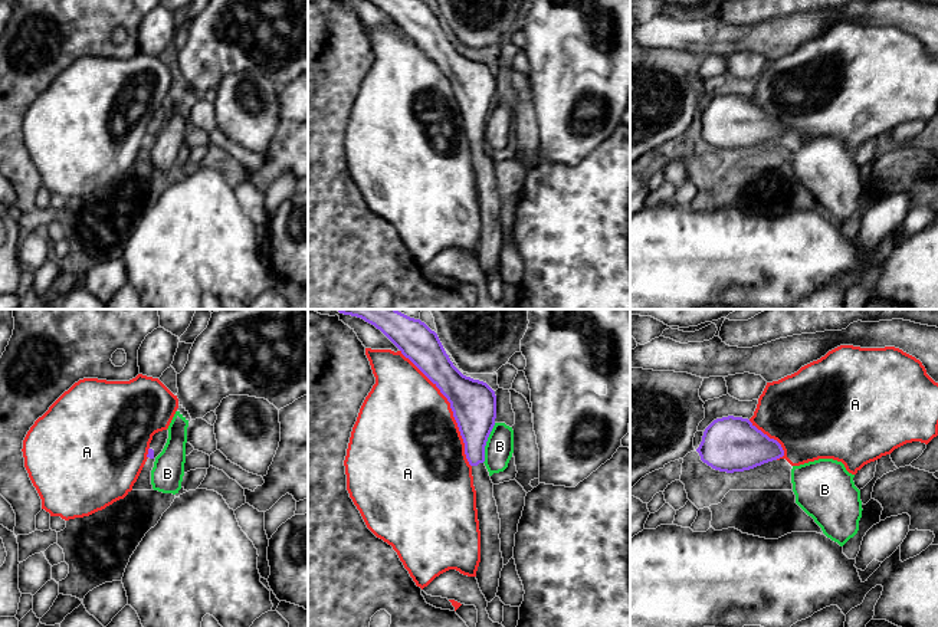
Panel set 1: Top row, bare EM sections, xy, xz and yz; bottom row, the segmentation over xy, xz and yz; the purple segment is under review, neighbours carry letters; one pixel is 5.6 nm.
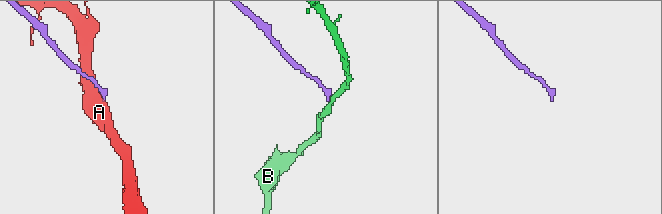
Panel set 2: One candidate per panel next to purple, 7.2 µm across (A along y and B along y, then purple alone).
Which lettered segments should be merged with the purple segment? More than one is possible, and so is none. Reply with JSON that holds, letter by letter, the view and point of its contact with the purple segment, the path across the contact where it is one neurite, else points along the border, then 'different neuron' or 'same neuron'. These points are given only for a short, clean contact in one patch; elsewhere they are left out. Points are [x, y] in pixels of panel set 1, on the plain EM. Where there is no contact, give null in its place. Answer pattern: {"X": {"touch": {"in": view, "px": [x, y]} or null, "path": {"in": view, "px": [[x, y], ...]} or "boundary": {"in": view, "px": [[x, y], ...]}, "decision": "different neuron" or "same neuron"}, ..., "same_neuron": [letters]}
{"A": {"touch": {"in": "xz", "px": [451, 85]}, "decision": "different neuron"}, "B": {"touch": {"in": "xz", "px": [485, 121]}, "boundary": {"in": "xz", "px": [[495, 101], [488, 115], [482, 140]]}, "decision": "different neuron"}, "same_neuron": []}

